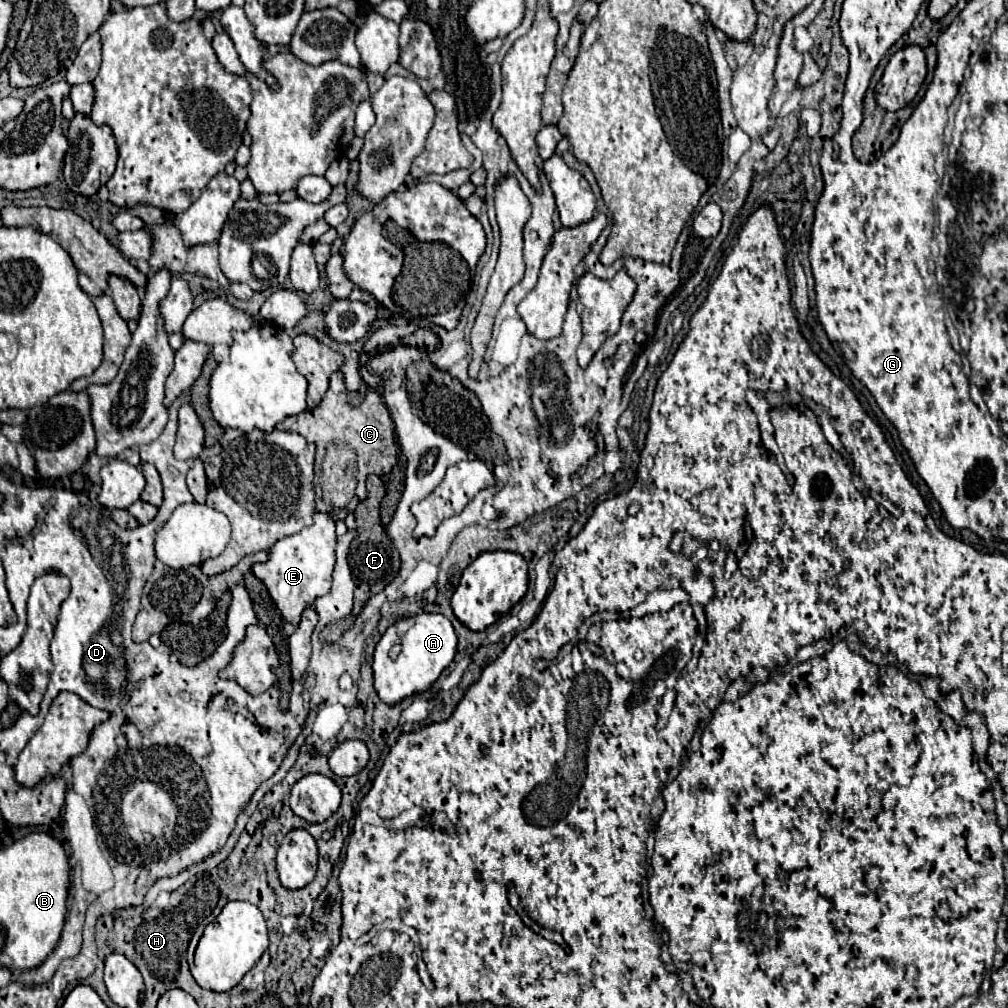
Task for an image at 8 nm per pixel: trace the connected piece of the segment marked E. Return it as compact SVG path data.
M314 513L314 523L310 527L304 527L300 533L276 541L268 549L268 561L252 565L254 575L268 587L284 619L298 623L302 611L308 609L320 595L326 595L330 591L332 571L336 563L334 545L334 521L328 513Z

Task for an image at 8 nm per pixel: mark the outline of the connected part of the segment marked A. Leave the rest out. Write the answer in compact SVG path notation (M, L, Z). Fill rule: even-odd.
M422 613L420 621L410 625L410 629L404 633L400 655L396 659L390 659L388 653L396 639L398 639L396 625L390 625L382 635L382 639L376 643L376 651L374 651L374 665L372 665L374 687L378 697L386 705L396 705L416 693L428 691L436 683L440 673L454 661L456 645L458 645L458 637L454 633L452 623L440 613Z

